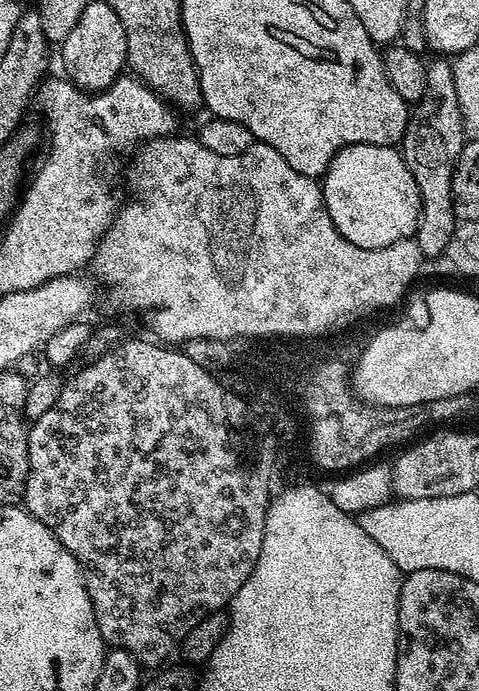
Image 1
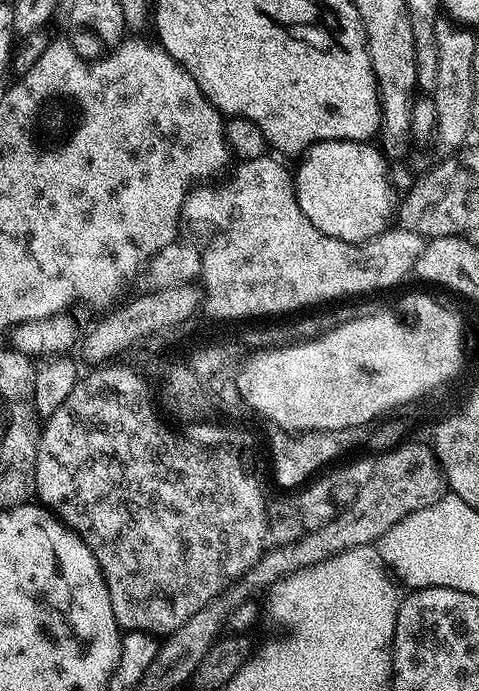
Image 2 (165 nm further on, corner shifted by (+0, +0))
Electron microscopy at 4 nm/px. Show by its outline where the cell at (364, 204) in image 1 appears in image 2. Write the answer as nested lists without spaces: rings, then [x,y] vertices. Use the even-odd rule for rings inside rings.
[[[324,140],[303,153],[300,162],[294,168],[296,201],[302,214],[306,214],[322,234],[342,242],[360,244],[389,227],[394,216],[392,184],[388,181],[389,161],[375,143]]]

